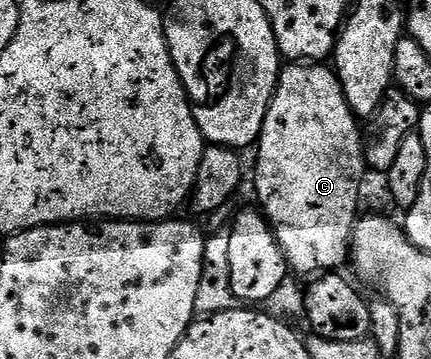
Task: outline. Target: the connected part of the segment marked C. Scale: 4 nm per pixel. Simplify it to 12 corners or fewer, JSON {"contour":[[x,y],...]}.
{"contour":[[292,62],[256,196],[300,276],[350,260],[358,117],[331,67]]}

